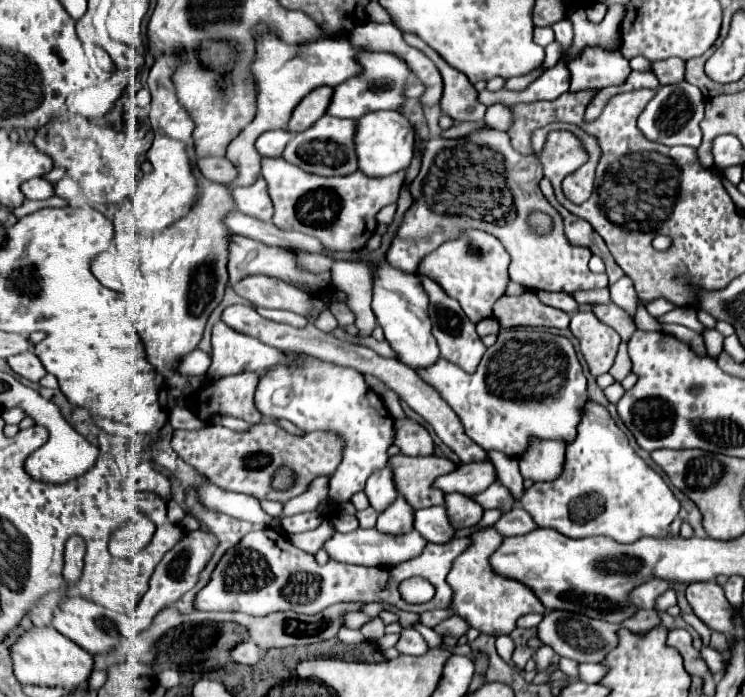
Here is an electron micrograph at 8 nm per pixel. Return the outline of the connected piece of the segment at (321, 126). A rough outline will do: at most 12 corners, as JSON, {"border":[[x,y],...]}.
{"border":[[324,115],[282,159],[316,175],[358,169],[352,119]]}

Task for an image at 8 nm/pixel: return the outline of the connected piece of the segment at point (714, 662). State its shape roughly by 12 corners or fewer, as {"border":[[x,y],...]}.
{"border":[[700,649],[714,675],[724,671],[726,657],[714,649]]}

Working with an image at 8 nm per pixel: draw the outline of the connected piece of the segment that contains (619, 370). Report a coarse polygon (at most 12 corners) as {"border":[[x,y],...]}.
{"border":[[622,343],[616,355],[610,375],[622,381],[630,369],[630,357],[626,343]]}

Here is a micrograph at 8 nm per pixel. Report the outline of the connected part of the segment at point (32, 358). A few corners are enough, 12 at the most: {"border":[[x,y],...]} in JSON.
{"border":[[32,351],[8,357],[8,365],[24,379],[40,381],[46,375]]}

